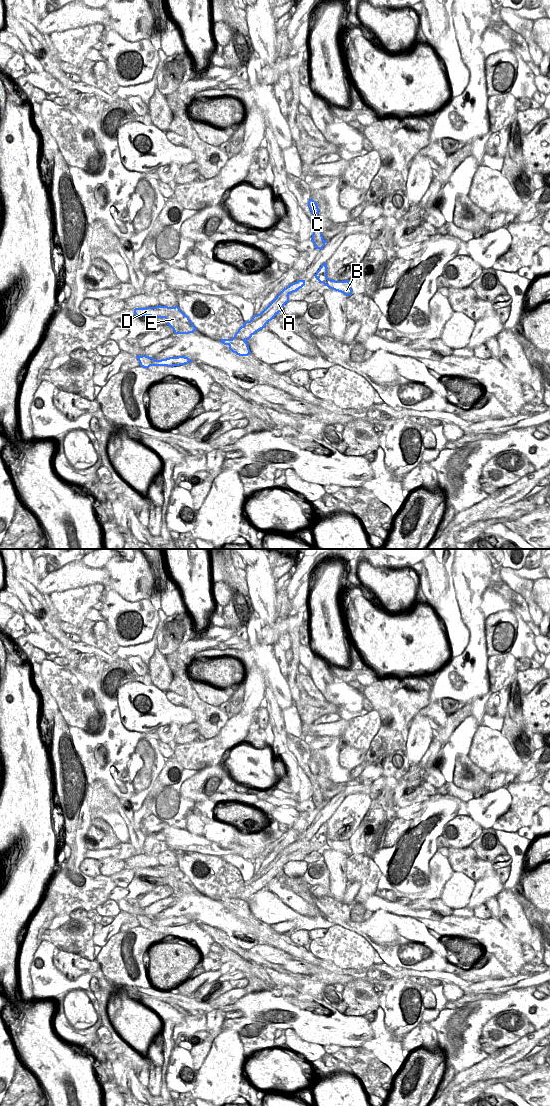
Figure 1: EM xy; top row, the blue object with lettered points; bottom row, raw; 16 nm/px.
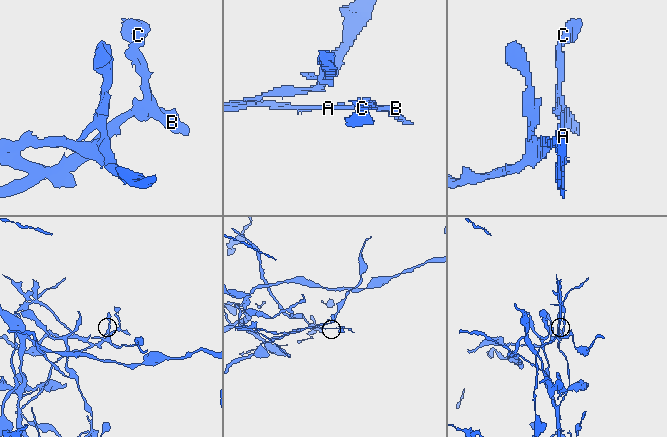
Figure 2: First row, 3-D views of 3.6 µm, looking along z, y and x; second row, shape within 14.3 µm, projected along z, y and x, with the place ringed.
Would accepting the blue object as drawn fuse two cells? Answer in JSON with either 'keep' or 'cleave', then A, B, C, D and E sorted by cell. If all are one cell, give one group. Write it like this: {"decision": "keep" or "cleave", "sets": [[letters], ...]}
{"decision": "cleave", "sets": [["A", "B", "C", "E"], ["D"]]}

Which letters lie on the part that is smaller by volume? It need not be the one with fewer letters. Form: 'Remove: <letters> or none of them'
Remove: D

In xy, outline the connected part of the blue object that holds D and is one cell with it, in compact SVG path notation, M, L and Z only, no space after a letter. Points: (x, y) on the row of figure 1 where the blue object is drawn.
M157 306L154 307L146 307L146 308L135 308L134 314L136 316L151 316L151 317L162 317L166 318L168 316L168 306Z

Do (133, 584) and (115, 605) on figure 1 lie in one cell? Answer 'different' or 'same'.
different

